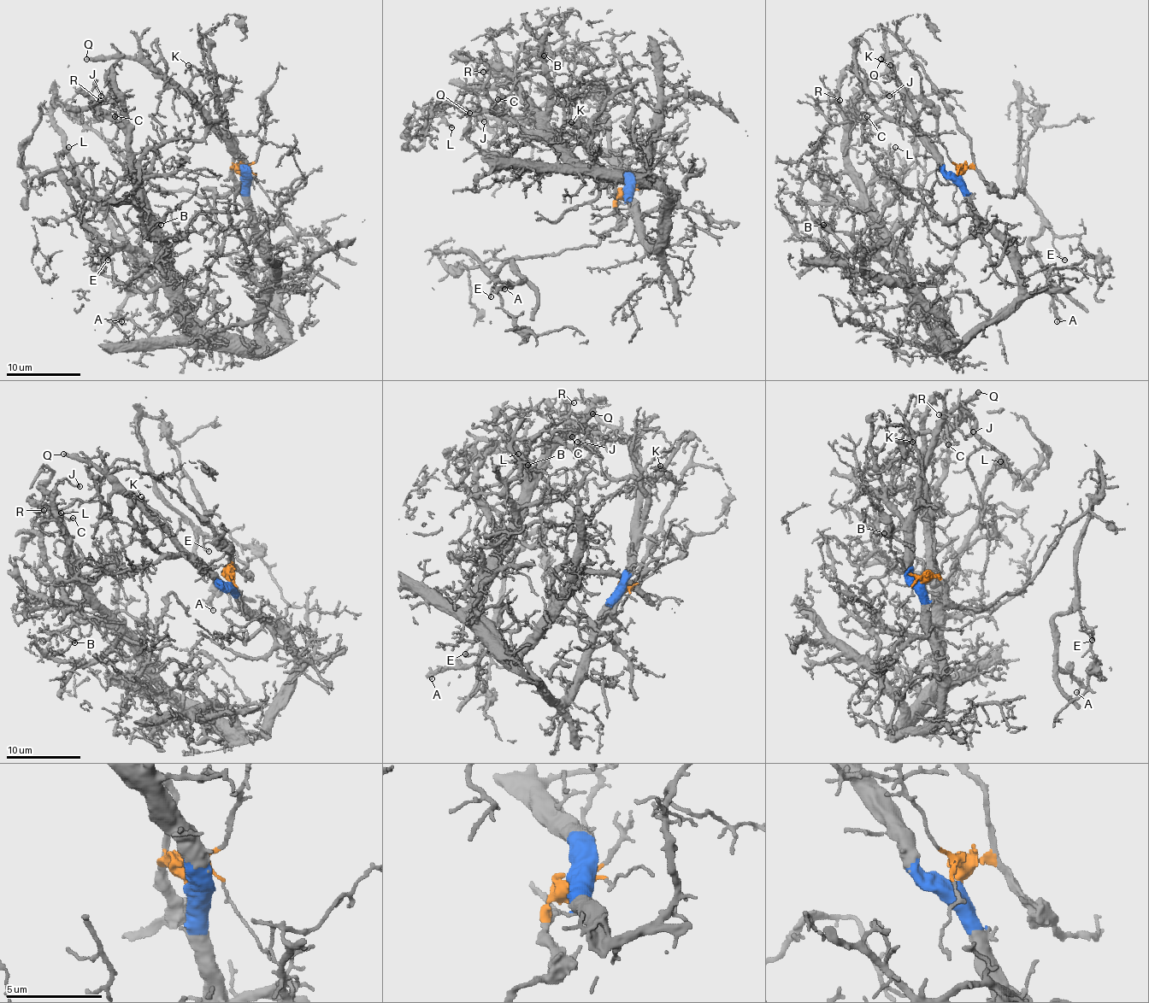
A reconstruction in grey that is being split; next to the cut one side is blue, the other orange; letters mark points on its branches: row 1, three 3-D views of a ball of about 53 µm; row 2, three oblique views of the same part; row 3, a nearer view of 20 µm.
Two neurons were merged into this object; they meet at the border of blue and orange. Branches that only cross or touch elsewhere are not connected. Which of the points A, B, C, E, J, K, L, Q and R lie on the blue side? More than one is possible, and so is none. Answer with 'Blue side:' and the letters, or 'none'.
Blue side: B, C, J, K, L, Q, R

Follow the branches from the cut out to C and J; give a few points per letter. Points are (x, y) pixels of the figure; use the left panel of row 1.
C: (243, 176), (250, 228), (267, 247), (284, 344), (203, 329), (188, 313), (144, 206), (128, 133), (114, 116)
J: (243, 176), (284, 344), (203, 329), (188, 313), (144, 206), (128, 135), (91, 92), (95, 81), (101, 96)

